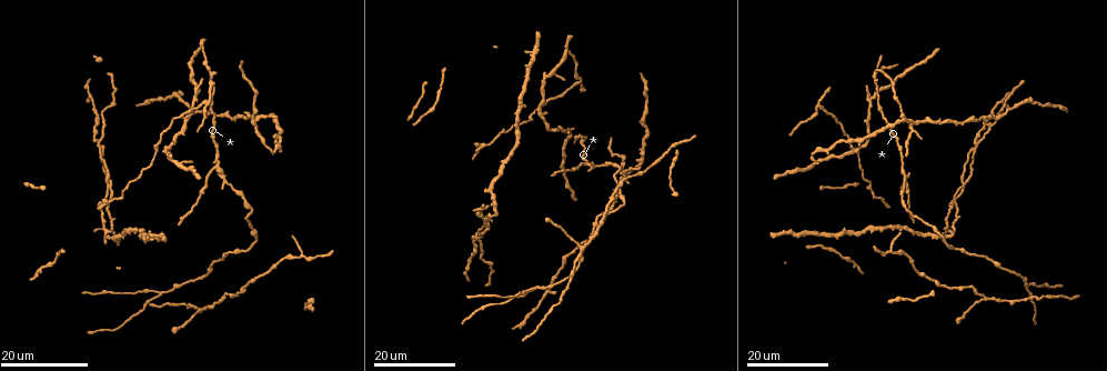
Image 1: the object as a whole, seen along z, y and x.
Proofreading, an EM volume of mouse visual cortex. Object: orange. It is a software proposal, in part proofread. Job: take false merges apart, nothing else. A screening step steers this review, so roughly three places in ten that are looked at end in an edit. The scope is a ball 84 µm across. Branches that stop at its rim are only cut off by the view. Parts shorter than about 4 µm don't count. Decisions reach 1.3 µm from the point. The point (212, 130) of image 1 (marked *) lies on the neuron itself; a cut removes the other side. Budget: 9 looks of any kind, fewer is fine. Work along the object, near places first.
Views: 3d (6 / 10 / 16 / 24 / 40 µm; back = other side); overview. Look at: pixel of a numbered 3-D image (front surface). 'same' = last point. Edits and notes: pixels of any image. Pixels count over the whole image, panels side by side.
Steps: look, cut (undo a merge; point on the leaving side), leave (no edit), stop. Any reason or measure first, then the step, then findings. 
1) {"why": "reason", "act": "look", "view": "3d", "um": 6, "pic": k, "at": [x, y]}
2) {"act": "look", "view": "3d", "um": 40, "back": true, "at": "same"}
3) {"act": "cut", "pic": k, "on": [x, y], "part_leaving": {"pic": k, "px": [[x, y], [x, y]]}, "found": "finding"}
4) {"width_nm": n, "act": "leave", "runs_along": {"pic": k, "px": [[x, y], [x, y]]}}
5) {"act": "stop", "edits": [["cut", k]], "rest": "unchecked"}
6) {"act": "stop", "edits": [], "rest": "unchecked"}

{"why": "three-way junction", "act": "look", "view": "3d", "um": 16, "pic": 1, "at": [256, 120]}

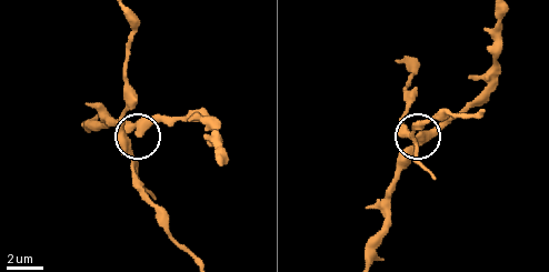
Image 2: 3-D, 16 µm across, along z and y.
{"why": "closer look", "act": "look", "view": "3d", "um": 6, "pic": 2, "at": [407, 131]}

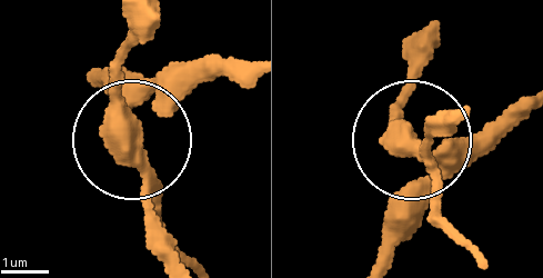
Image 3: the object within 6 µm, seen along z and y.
{"width_nm": 420, "act": "leave", "found": "continuous, no second neuron"}

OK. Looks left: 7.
{"why": "branch point", "act": "look", "view": "3d", "um": 16, "pic": 1, "at": [216, 166]}

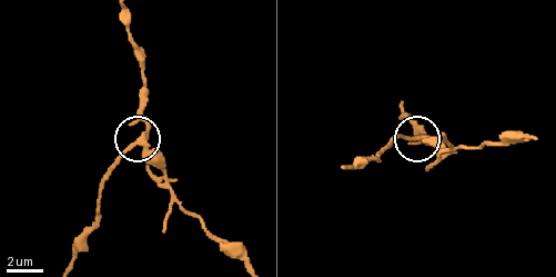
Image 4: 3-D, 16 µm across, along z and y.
{"act": "look", "view": "3d", "um": 10, "pic": 4, "at": [417, 137]}

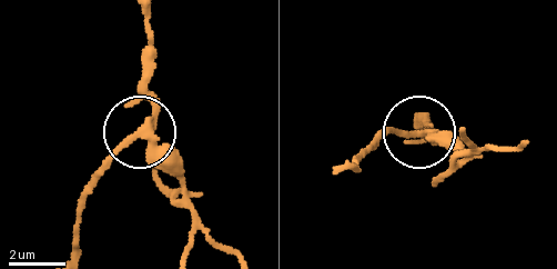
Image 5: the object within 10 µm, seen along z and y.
{"arms": 3, "act": "cut", "pic": 5, "on": [113, 150], "part_leaving": {"pic": 5, "px": [[144, 126], [85, 201], [76, 252]]}, "found": "a second neuron is stuck on"}

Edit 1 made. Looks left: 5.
{"act": "look", "view": "3d", "um": 16, "pic": 1, "at": [870, 99]}

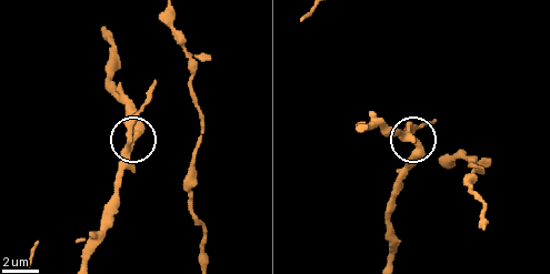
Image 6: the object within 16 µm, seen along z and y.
{"act": "look", "view": "3d", "um": 6, "pic": 6, "at": [139, 133]}

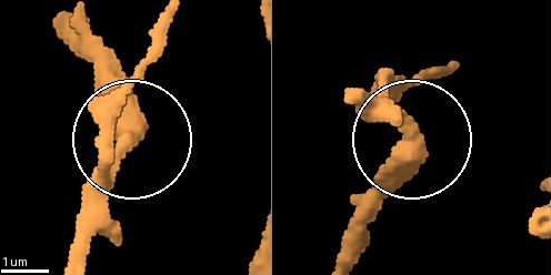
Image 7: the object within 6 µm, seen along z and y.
{"side_arm_um": 35, "act": "leave", "found": "continuous, no second neuron"}

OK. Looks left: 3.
{"act": "look", "view": "3d", "um": 16, "pic": 1, "at": [533, 114]}

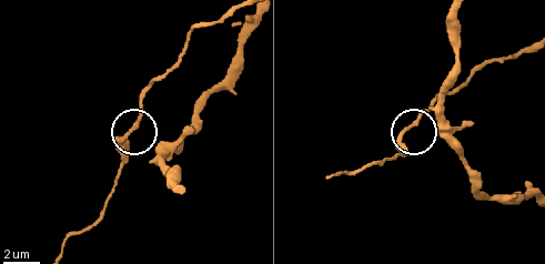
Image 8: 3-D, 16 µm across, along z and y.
{"why": "zoom in", "act": "look", "view": "3d", "um": 10, "pic": 8, "at": [136, 123]}

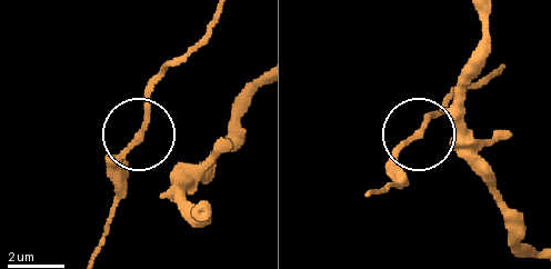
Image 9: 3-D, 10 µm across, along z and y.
{"act": "leave", "found": "one neuron here"}

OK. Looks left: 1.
{"act": "stop", "edits": [["cut", 5]], "rest": "unchecked"}

